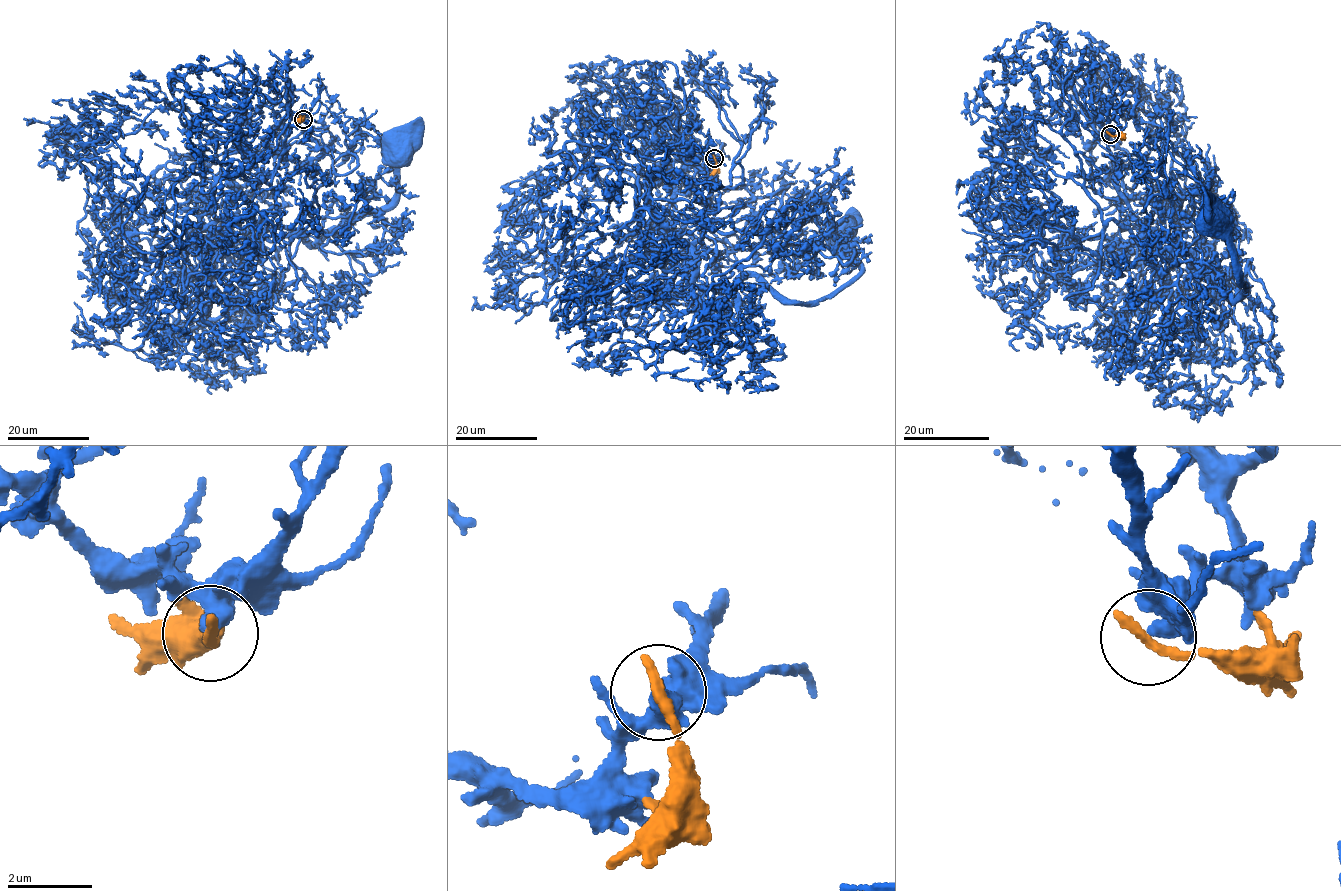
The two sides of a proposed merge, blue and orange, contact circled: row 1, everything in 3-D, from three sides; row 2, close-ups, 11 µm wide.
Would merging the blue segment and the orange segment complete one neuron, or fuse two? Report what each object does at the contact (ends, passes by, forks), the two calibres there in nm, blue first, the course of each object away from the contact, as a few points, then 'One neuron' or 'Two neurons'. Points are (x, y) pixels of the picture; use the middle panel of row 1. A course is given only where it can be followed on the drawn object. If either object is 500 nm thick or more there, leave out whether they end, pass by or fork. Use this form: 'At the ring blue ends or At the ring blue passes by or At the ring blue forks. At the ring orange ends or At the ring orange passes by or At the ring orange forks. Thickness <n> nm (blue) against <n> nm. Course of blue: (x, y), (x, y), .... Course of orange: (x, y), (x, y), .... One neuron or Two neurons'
At the ring blue ends. At the ring orange ends. Thickness 480 nm (blue) against 300 nm. Course of blue: (714, 159), (678, 173), (642, 152), (639, 191), (723, 326), (740, 278), (795, 302), (848, 285), (843, 234). Course of orange: (714, 158), (715, 168), (710, 175). Two neurons

